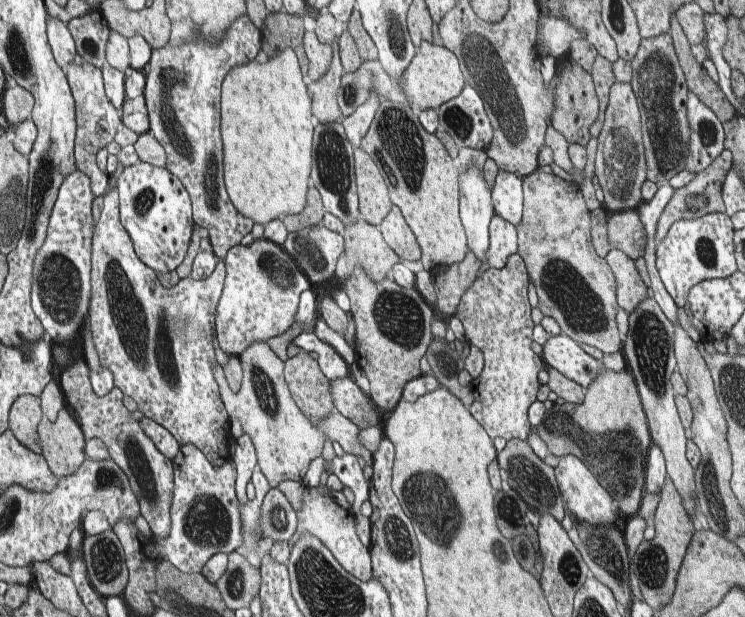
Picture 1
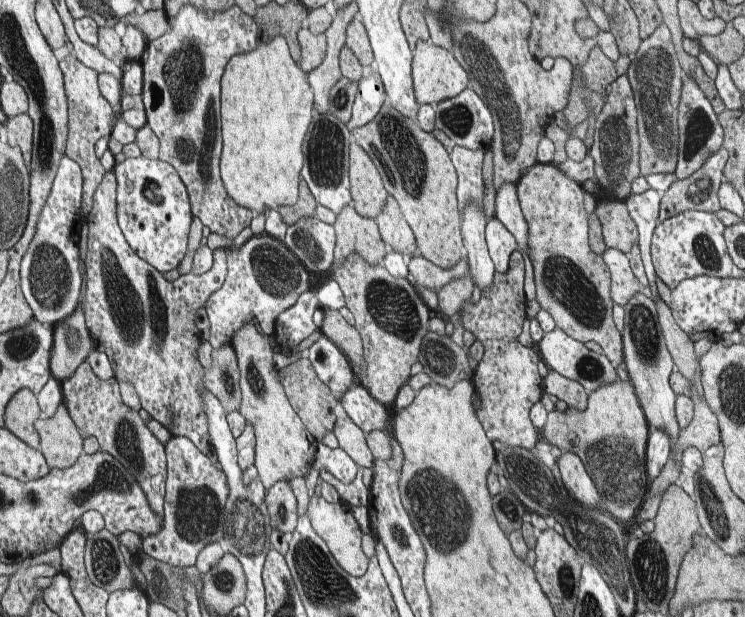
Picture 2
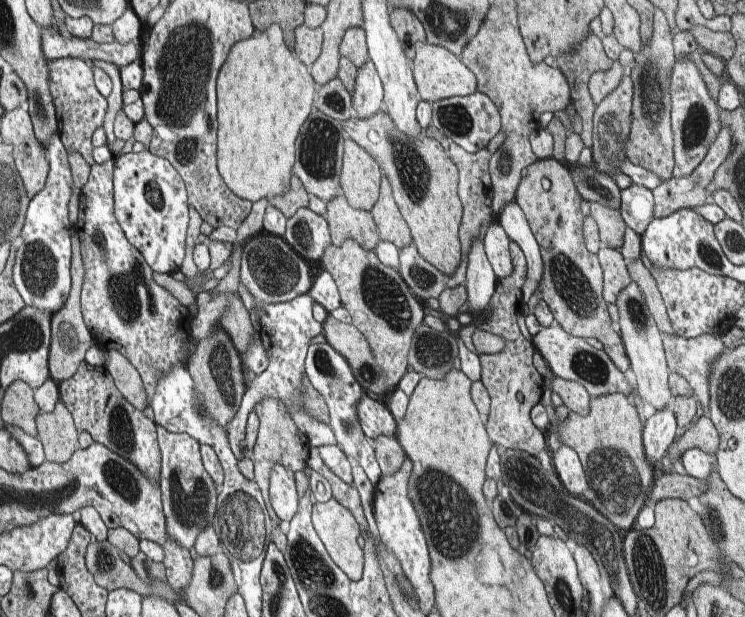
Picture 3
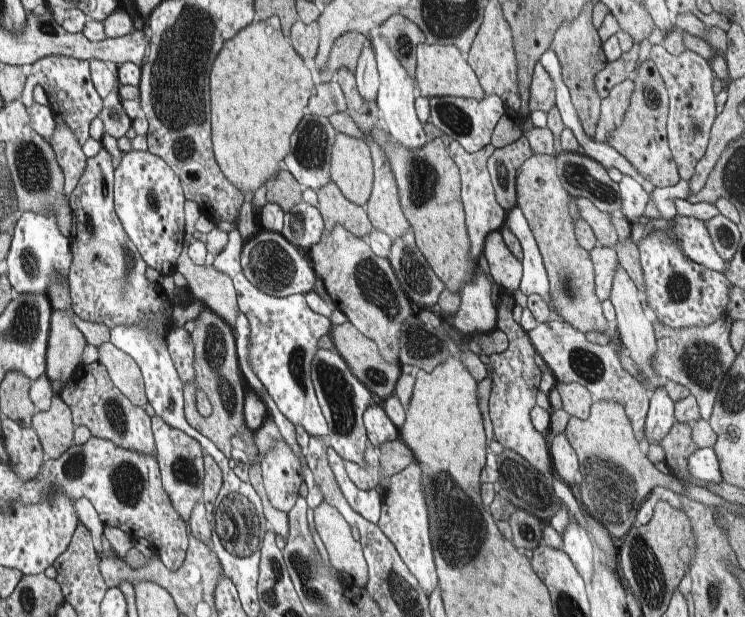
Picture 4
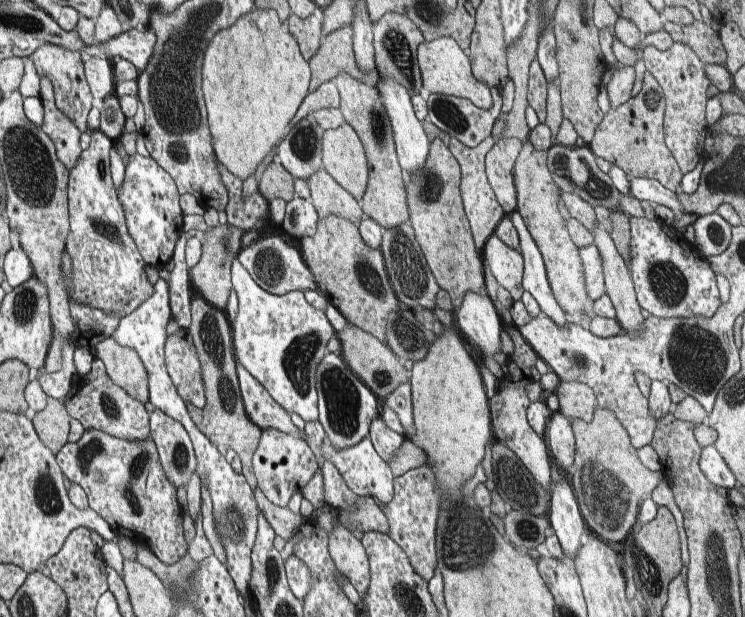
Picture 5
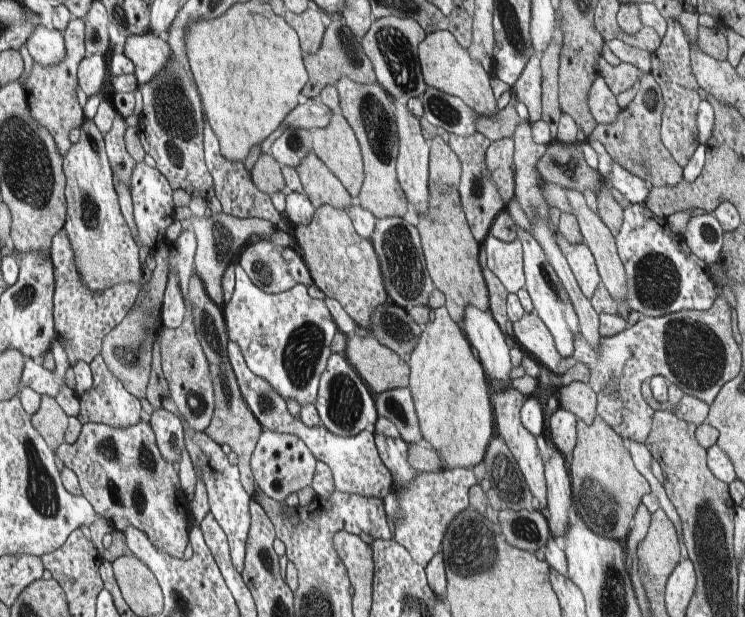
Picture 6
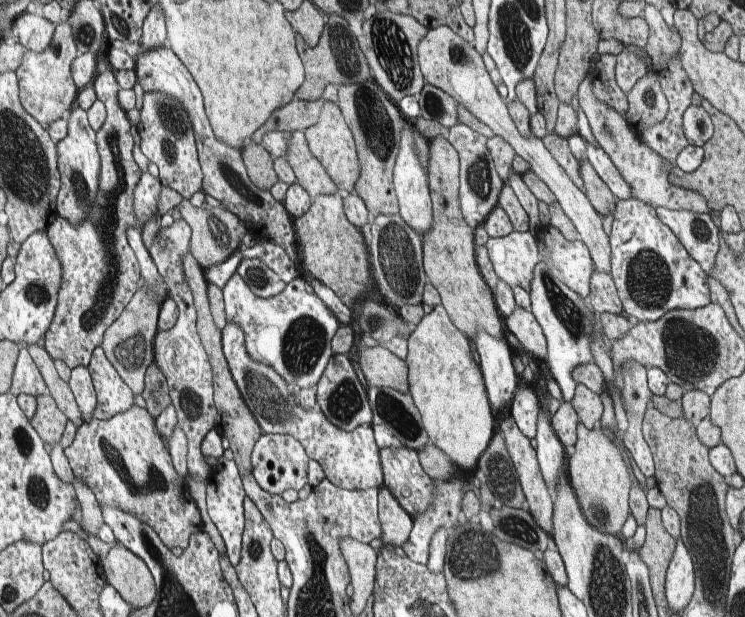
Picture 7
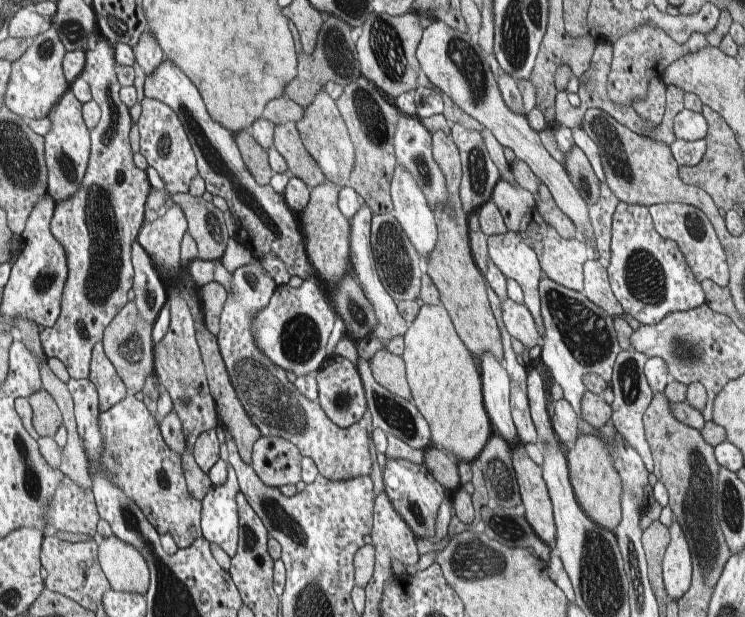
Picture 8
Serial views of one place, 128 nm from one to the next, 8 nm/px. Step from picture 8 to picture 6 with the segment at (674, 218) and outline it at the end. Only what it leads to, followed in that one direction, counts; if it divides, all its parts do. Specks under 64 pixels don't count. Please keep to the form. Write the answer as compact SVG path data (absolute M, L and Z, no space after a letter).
M710 212L691 216L681 237L689 244L690 252L693 252L694 256L706 260L706 264L712 264L717 263L721 256L724 234L721 222Z

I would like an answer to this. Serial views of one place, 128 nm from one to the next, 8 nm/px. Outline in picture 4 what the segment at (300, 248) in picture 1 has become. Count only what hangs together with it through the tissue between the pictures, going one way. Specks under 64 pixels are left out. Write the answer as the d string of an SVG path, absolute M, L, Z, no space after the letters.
M303 200L290 212L284 213L282 234L288 240L309 252L316 246L325 231L325 224L320 211Z

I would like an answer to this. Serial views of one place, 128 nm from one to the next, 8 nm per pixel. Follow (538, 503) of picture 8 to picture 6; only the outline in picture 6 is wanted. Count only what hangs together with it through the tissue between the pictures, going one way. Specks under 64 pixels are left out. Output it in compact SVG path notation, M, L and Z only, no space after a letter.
M508 387L500 391L494 391L492 394L492 402L494 402L494 420L497 420L498 436L504 439L508 445L512 456L514 456L529 491L532 496L540 502L540 511L546 510L546 482L544 482L544 466L542 466L542 458L538 454L538 446L536 446L536 437L521 422L522 406L526 402L527 397L516 388Z

